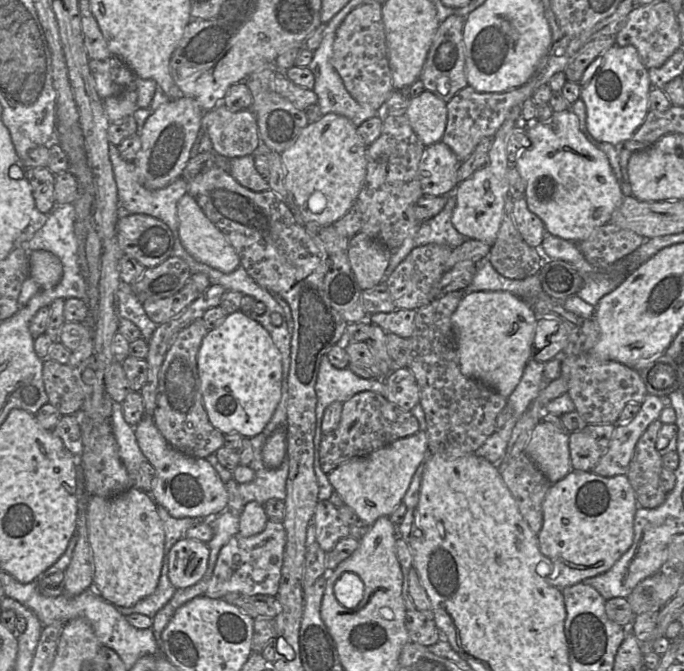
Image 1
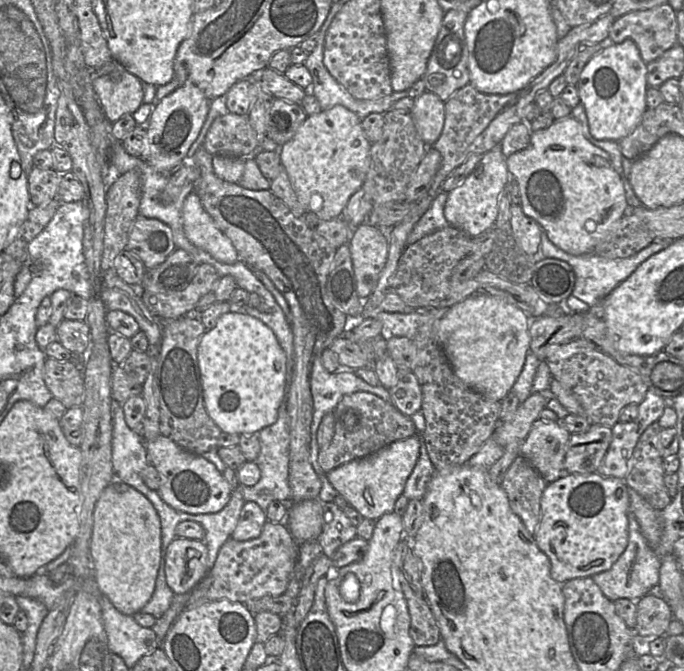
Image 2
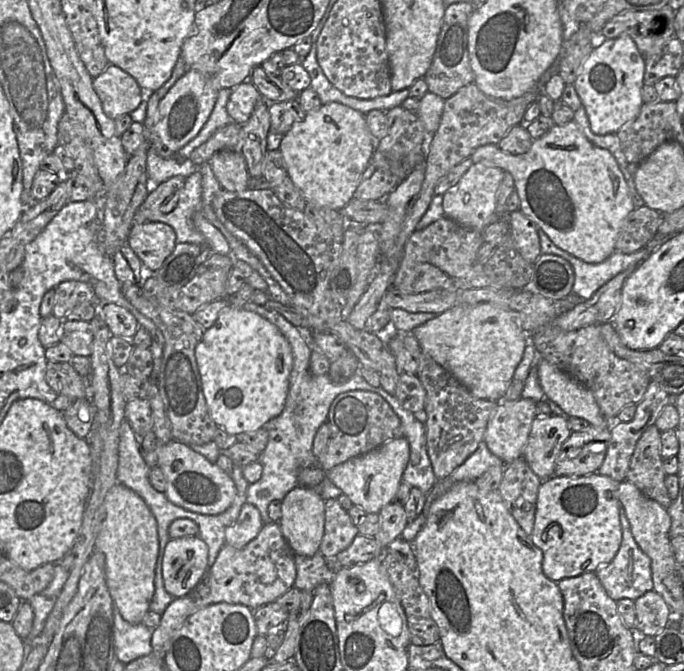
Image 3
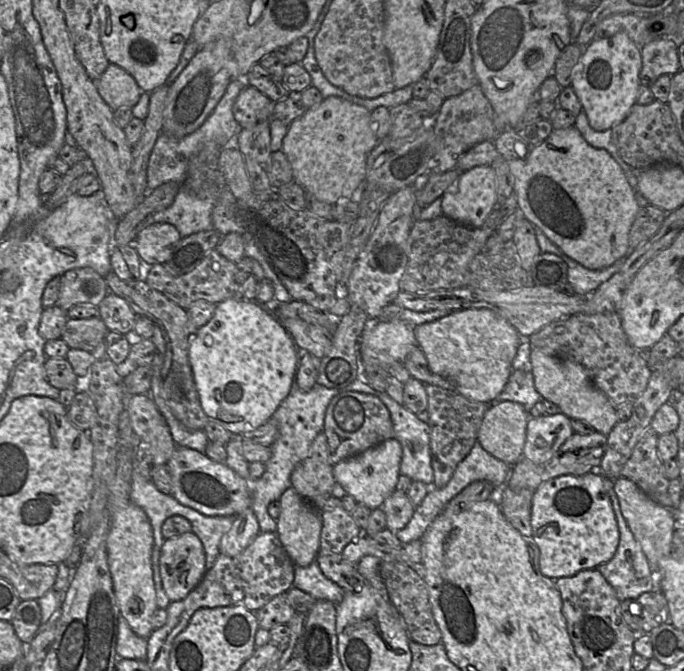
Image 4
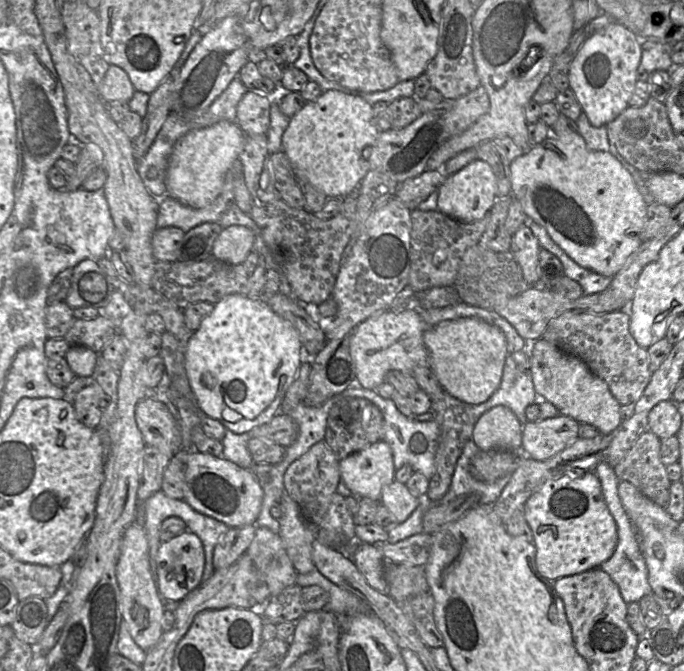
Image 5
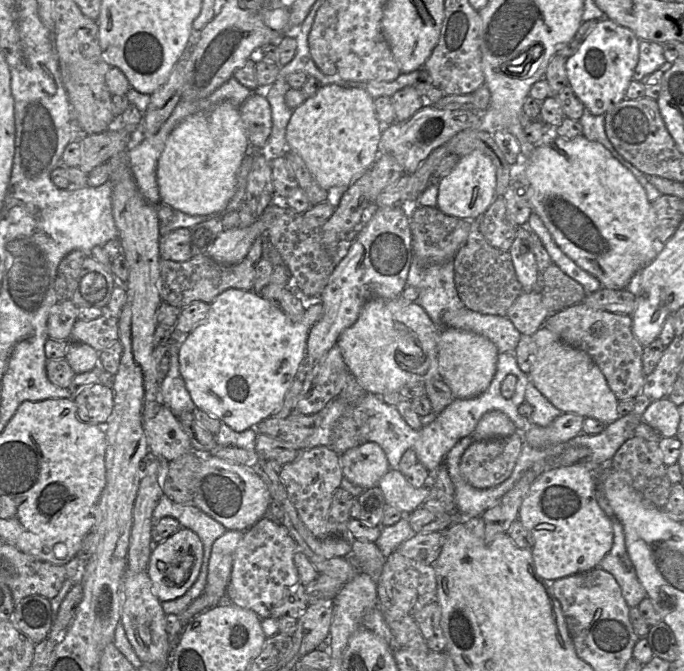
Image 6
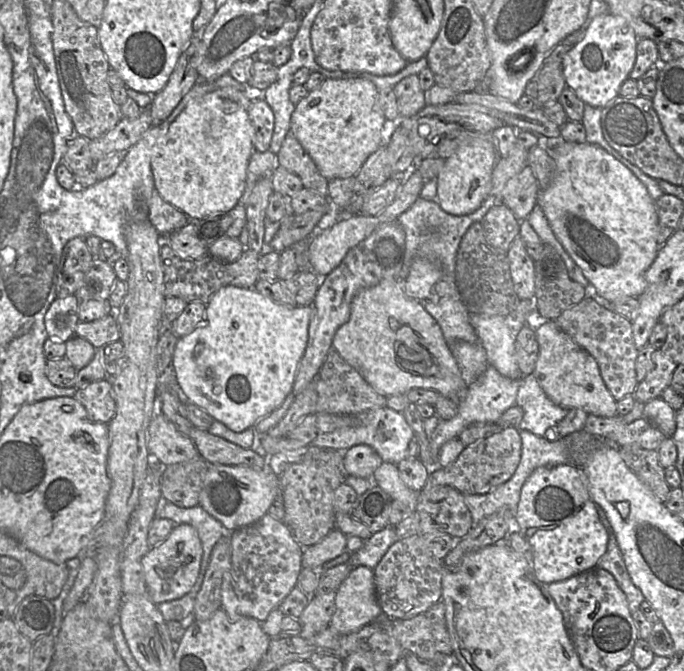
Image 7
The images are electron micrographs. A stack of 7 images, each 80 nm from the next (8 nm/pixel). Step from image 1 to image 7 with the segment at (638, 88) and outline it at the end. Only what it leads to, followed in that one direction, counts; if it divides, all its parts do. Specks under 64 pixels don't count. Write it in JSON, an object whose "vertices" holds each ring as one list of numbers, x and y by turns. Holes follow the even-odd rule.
{"vertices":[[611,13,593,18,580,42,571,47,562,60,566,87,585,104,604,108,619,96,623,82,629,78,636,59,638,37,622,16]]}

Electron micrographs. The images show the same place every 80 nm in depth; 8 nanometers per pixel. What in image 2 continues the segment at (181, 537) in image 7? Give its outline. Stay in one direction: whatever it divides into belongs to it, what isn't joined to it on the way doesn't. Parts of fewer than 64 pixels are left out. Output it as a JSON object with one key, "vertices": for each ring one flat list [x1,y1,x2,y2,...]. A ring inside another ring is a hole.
{"vertices":[[175,538,167,548,165,574,169,587,175,594,192,589,205,577,208,548,204,541]]}

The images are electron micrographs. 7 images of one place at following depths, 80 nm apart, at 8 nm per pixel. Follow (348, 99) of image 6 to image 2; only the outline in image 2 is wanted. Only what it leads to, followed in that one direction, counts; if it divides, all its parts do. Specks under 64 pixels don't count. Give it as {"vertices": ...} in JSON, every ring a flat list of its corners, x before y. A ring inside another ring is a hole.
{"vertices":[[341,105,308,116,295,135,279,147,281,164,291,186,305,212,315,214,321,220,340,217,350,197,361,188,370,166,371,143,365,137,361,119]]}

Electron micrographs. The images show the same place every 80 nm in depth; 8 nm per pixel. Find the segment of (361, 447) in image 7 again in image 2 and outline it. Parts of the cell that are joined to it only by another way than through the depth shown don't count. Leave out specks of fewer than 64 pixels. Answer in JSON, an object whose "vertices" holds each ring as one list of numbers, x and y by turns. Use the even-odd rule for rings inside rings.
{"vertices":[[412,435,403,440,397,440,384,448,363,458,347,462,326,473,327,479,364,518,378,520,382,515,394,512,395,502,403,493,405,484,412,473,420,454,420,436]]}

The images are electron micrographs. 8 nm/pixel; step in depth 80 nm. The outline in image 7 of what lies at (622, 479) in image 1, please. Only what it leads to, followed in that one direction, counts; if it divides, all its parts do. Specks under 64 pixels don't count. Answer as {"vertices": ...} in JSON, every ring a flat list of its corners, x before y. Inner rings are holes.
{"vertices":[[575,464,539,467,533,471,521,489,515,528,530,547,536,578,546,584,597,567,607,550,608,533,591,498,587,475]]}

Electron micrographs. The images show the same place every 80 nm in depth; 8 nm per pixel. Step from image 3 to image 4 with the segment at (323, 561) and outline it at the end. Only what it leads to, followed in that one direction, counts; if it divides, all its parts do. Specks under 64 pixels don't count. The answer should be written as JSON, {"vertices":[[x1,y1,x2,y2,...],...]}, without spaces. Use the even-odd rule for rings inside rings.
{"vertices":[[315,559,309,566,295,565,293,586,310,594,316,600,327,600,339,604,345,590,327,578]]}

